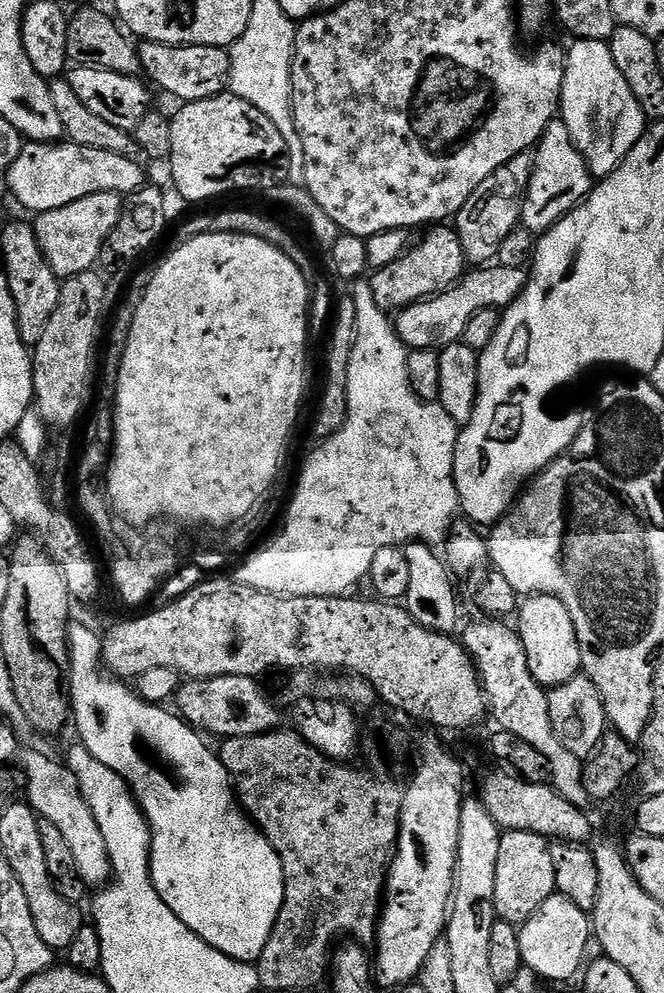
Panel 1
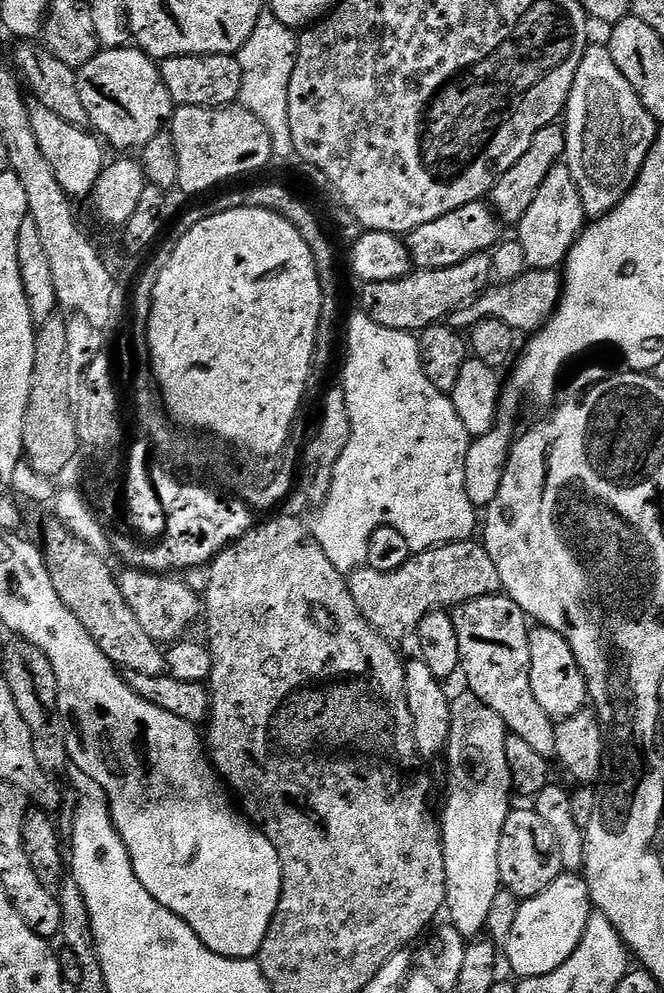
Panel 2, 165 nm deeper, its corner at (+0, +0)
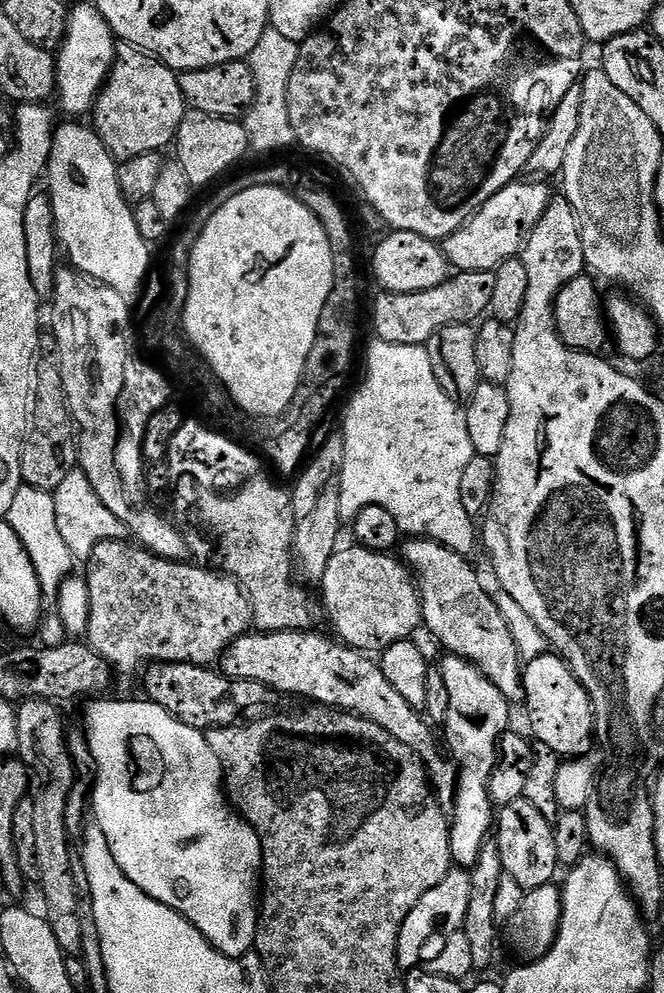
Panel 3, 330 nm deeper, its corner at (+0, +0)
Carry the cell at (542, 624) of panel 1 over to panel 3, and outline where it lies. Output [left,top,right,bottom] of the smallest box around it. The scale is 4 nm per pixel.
[522,654,594,758]

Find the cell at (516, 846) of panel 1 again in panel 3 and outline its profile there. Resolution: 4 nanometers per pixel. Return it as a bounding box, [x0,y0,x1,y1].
[498,800,557,890]

